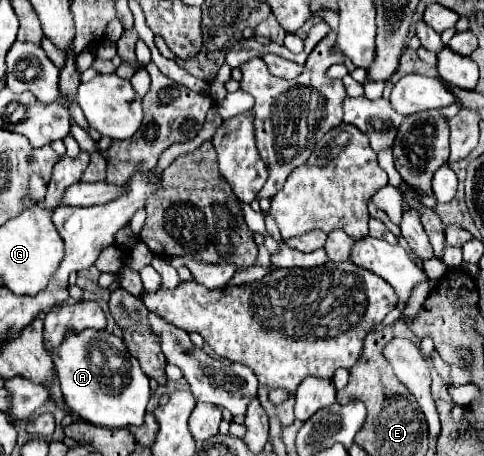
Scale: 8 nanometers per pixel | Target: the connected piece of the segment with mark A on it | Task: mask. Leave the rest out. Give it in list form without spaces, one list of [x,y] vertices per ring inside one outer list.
[[[83,330],[79,336],[67,336],[53,352],[63,400],[75,416],[95,426],[125,428],[141,426],[149,402],[149,378],[139,368],[137,358],[129,354],[123,340],[107,330]]]

